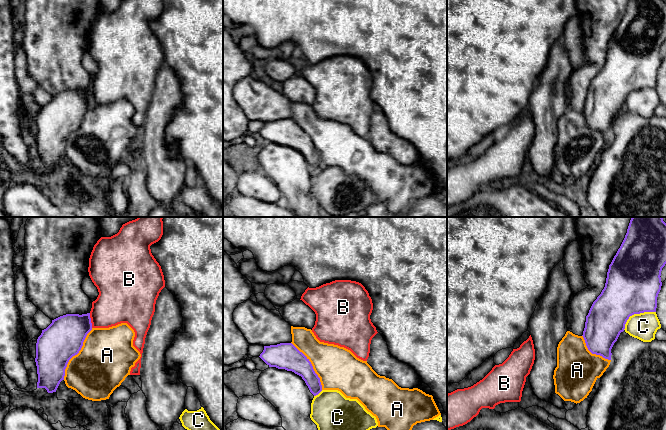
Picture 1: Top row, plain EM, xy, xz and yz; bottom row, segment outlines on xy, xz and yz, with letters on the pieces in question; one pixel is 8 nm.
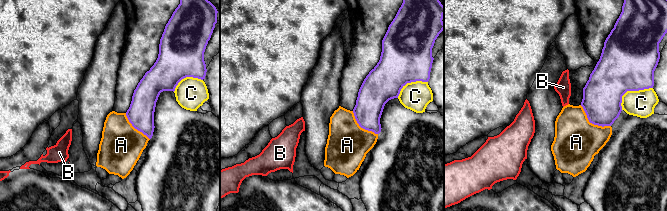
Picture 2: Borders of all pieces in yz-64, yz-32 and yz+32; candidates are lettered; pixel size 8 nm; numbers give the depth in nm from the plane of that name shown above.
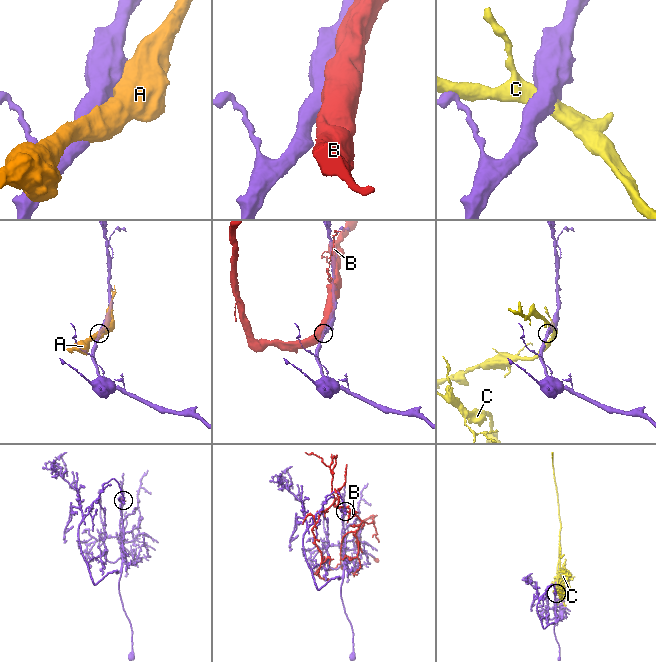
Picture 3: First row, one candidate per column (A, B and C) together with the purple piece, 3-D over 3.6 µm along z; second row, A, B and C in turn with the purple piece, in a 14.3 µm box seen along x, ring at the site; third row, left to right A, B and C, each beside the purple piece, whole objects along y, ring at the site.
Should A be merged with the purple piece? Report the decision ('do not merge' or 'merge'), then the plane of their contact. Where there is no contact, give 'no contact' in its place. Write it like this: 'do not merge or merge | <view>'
do not merge | xy

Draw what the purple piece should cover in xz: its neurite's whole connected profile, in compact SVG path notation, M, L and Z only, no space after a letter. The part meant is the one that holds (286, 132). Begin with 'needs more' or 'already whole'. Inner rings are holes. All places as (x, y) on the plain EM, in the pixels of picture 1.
already whole; M292 119L264 122L259 133L269 143L285 145L301 152L314 172L322 167L320 154L315 149L311 138Z

